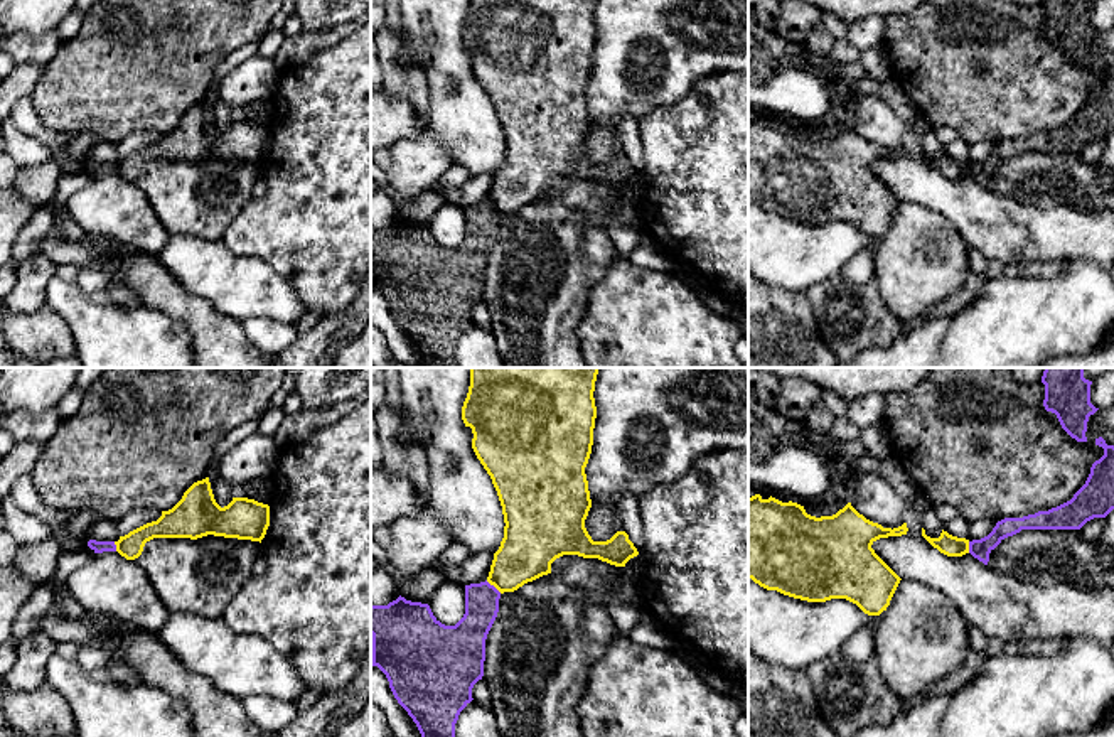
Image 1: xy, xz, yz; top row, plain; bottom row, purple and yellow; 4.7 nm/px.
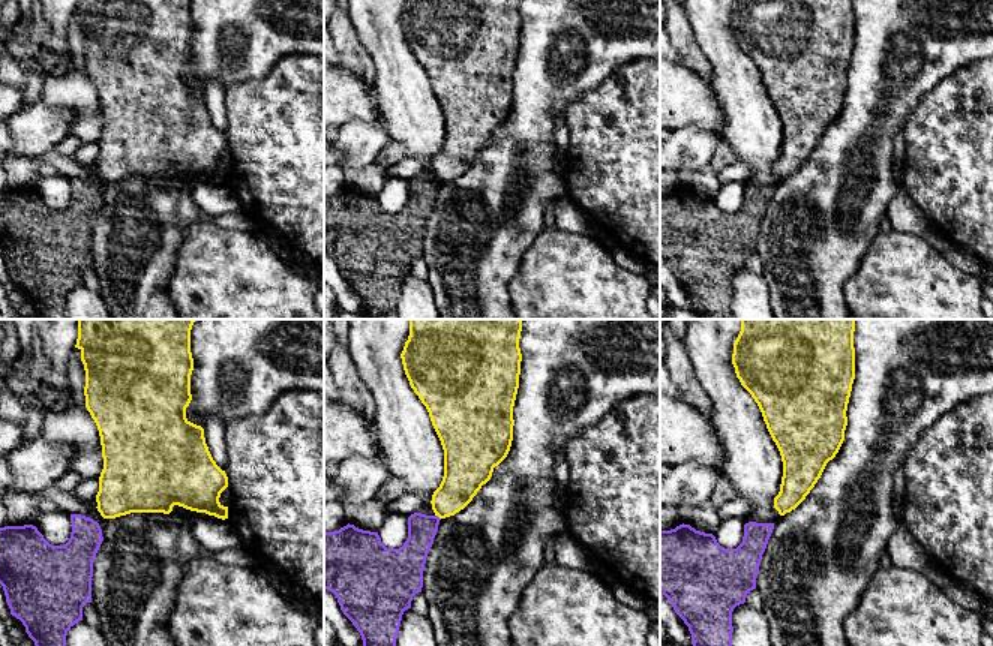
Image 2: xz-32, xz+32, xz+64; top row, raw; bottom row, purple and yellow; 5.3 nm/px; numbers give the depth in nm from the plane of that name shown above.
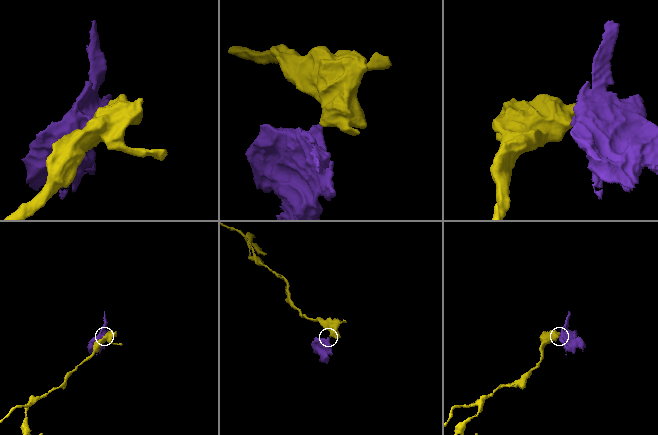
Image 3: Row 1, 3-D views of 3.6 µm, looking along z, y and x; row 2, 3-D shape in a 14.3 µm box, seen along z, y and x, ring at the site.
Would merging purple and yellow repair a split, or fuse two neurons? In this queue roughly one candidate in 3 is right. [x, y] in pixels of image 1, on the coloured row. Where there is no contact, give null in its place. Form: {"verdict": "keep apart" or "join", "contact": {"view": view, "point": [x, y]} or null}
{"verdict": "keep apart", "contact": {"view": "xz", "point": [492, 586]}}

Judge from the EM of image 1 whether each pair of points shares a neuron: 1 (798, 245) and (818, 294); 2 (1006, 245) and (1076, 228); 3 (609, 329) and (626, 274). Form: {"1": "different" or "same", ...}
{"1": "different", "2": "same", "3": "same"}

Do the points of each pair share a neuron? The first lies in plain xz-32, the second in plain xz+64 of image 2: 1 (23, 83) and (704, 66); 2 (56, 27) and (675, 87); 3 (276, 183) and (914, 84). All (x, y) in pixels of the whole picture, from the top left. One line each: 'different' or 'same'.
1: same
2: different
3: different

